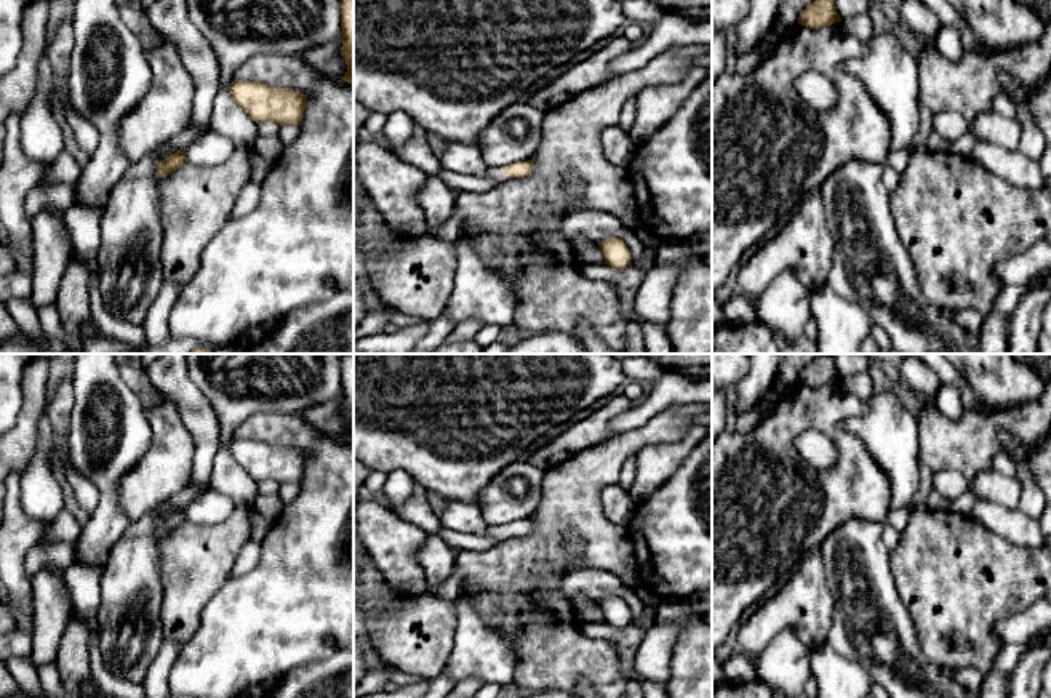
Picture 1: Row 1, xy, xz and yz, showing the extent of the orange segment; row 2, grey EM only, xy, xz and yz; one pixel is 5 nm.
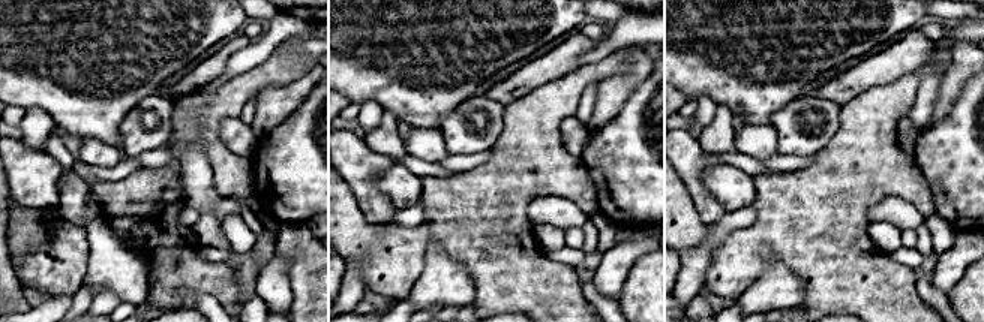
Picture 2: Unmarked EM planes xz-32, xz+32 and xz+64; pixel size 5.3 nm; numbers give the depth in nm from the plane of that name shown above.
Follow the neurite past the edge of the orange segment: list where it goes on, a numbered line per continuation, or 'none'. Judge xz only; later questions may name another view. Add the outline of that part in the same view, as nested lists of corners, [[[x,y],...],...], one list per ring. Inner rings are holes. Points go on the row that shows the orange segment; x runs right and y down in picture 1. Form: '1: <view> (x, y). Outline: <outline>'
1: xz (495, 173). Outline: [[[490,166],[485,170],[483,176],[496,179],[499,183],[507,179],[507,174],[501,168],[490,168]]]

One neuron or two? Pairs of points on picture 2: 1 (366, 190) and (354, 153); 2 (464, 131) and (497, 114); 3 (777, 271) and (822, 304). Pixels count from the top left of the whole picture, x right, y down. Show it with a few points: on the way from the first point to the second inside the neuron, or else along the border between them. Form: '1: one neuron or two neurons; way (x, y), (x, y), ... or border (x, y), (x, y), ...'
1: one neuron; way (362, 181), (356, 162)
2: one neuron; way (473, 135), (480, 135), (492, 123)
3: two neurons; border (783, 262), (803, 286), (804, 298), (798, 306)

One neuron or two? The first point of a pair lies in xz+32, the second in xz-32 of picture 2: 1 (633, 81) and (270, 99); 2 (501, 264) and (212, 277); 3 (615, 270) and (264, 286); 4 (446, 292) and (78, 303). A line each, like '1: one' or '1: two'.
1: one
2: one
3: one
4: two

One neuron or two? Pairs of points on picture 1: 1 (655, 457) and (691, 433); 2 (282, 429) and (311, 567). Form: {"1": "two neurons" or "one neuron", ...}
{"1": "one neuron", "2": "one neuron"}

